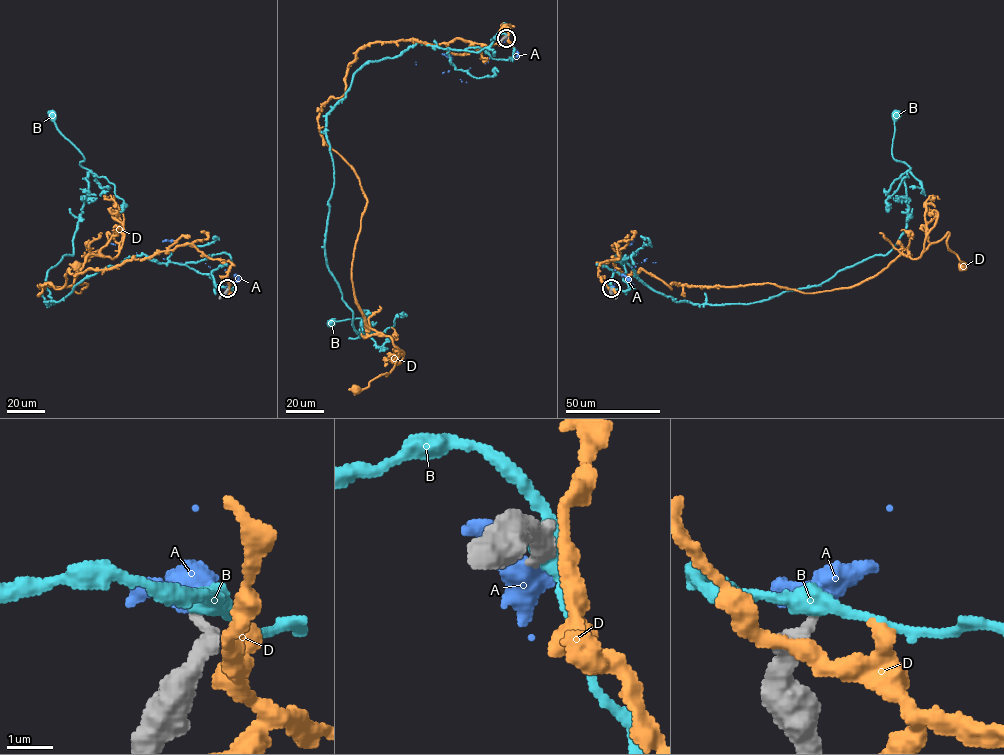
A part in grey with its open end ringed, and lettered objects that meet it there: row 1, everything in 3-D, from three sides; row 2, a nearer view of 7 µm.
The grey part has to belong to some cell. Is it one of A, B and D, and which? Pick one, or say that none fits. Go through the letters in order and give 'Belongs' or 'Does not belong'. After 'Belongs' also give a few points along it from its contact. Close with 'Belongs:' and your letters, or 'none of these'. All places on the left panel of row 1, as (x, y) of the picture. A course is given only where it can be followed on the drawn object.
A: Belongs. Its course: (227, 288), (234, 275), (224, 270), (205, 263), (170, 261), (111, 243)
B: Does not belong
D: Does not belong
Belongs: A

